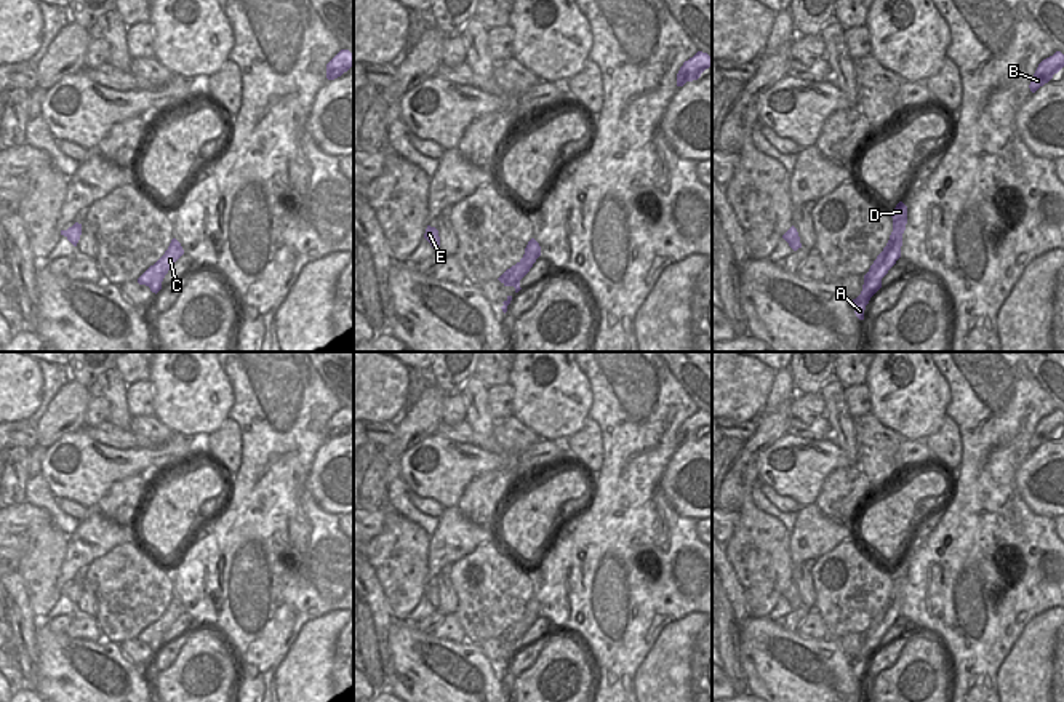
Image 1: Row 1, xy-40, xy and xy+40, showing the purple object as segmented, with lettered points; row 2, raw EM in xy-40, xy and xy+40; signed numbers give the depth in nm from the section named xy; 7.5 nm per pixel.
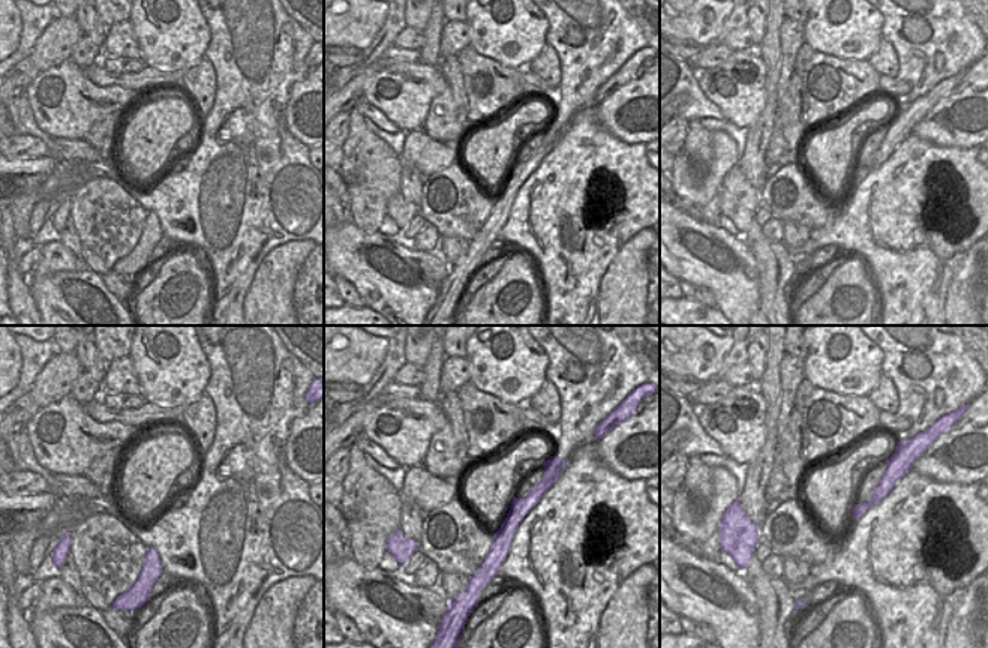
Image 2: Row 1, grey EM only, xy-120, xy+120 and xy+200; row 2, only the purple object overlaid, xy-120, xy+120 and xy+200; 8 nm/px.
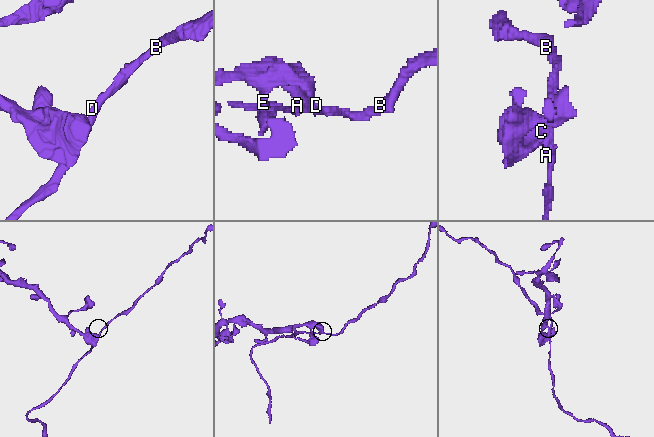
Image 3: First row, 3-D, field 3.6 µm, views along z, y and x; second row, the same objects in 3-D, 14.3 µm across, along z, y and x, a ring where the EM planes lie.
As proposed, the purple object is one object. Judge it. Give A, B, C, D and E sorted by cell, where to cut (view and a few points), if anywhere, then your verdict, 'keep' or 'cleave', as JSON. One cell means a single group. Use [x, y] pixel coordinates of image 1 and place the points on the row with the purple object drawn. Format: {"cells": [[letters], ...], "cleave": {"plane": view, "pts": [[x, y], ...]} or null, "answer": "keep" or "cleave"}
{"cells": [["A", "B", "D"], ["C", "E"]], "cleave": {"plane": "xy", "pts": [[516, 287], [519, 290]]}, "answer": "cleave"}

